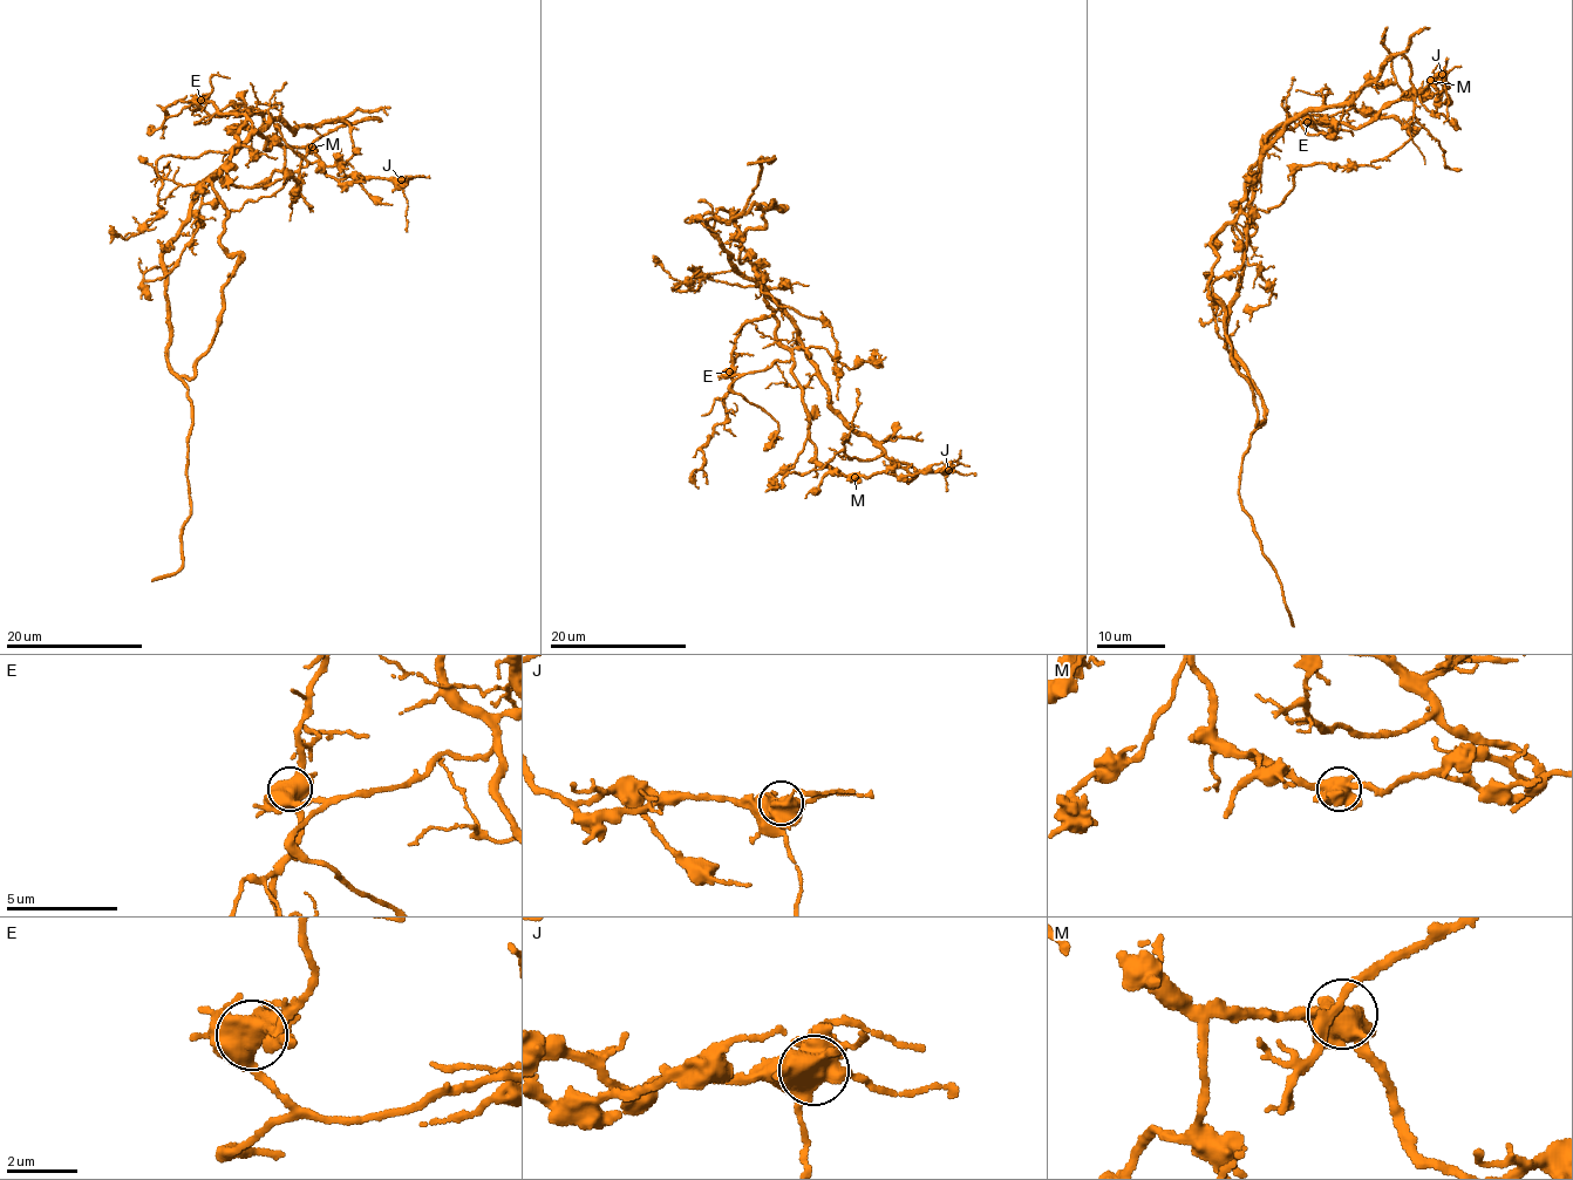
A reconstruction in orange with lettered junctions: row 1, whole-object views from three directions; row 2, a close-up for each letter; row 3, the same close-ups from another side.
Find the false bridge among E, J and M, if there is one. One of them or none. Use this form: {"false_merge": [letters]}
{"false_merge": []}

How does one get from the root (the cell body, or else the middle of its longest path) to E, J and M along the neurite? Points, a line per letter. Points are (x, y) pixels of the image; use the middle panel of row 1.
E: (737, 268), (736, 272), (754, 281), (780, 306), (769, 316), (754, 318), (744, 324), (735, 340), (729, 372)
J: (737, 268), (777, 301), (795, 328), (799, 343), (792, 350), (791, 372), (821, 462), (866, 478), (948, 470)
M: (737, 268), (777, 301), (795, 328), (799, 343), (792, 350), (791, 372), (815, 455), (855, 477)

